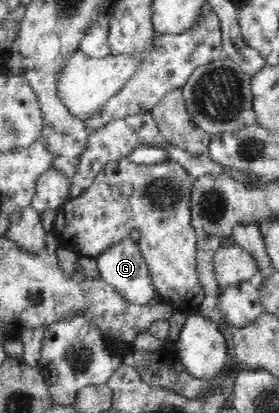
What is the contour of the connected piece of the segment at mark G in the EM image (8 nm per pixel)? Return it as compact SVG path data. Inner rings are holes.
M132 236L124 237L108 250L104 250L95 260L100 276L108 284L111 284L128 304L132 306L150 306L158 302L158 296L161 296L161 294L158 292L158 287L156 287L150 265L142 254L139 239Z

